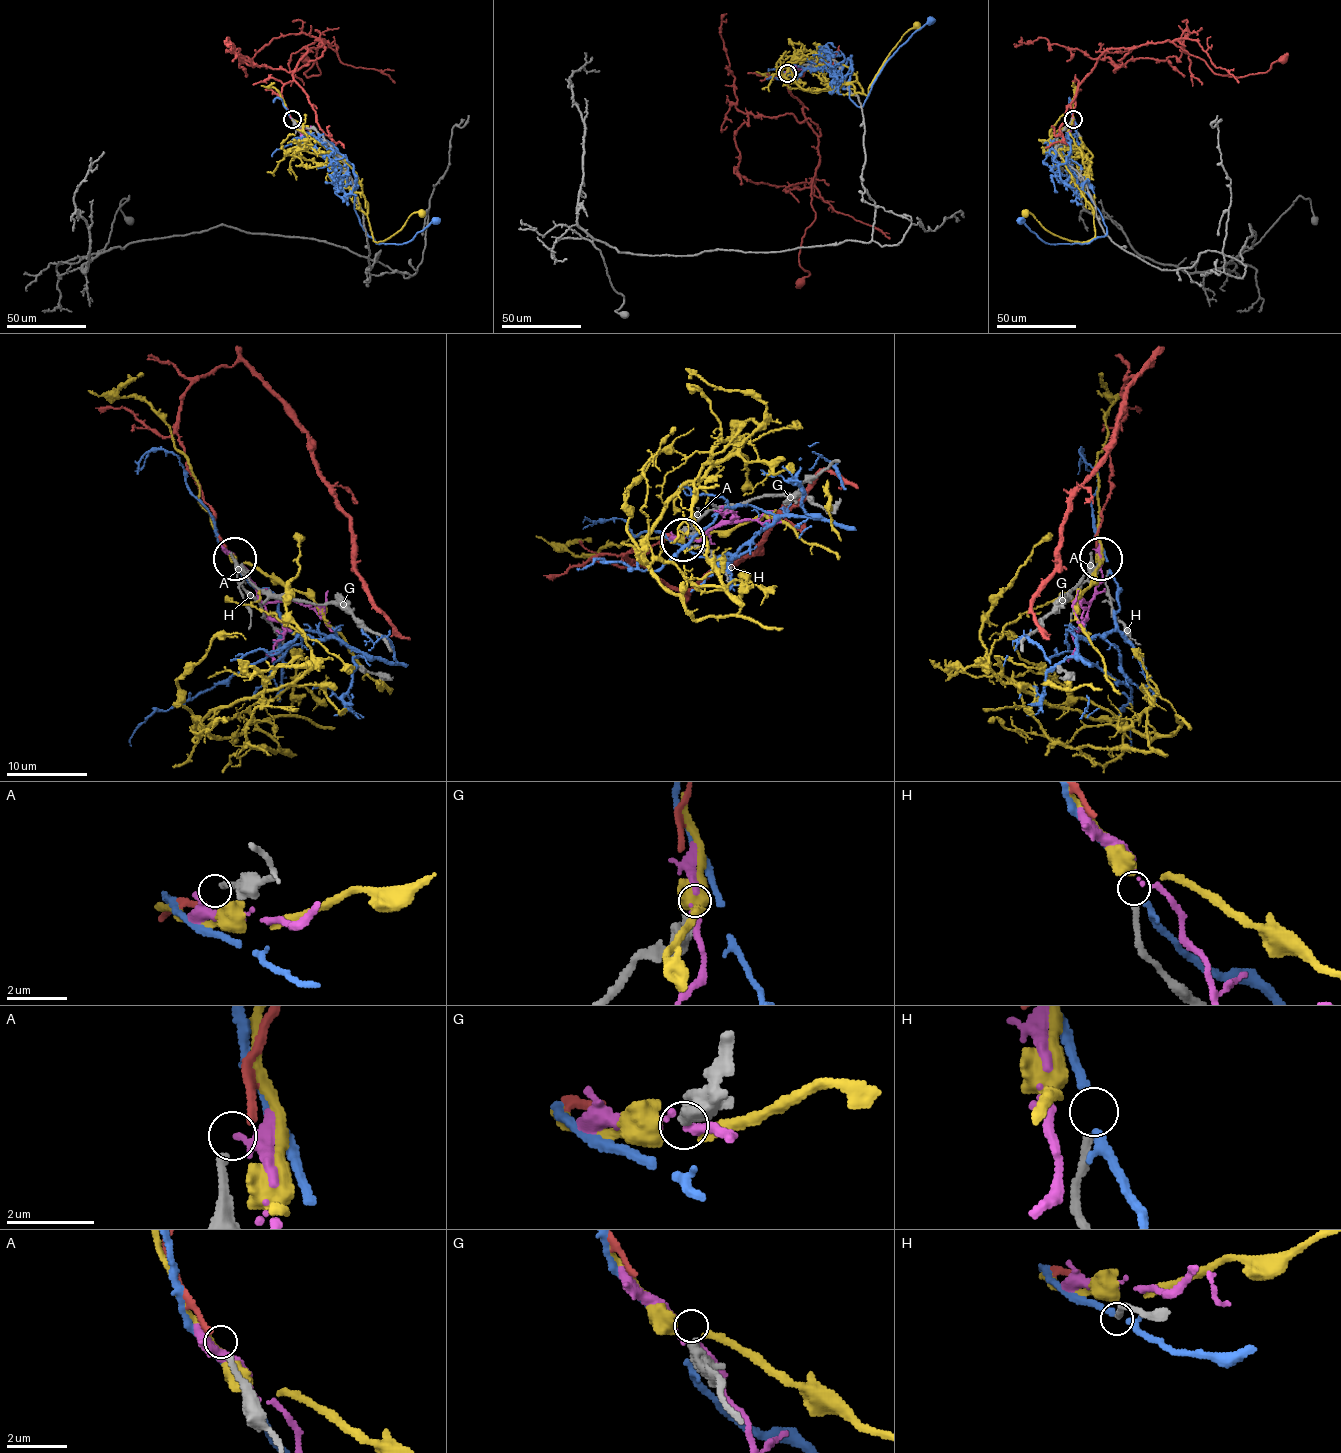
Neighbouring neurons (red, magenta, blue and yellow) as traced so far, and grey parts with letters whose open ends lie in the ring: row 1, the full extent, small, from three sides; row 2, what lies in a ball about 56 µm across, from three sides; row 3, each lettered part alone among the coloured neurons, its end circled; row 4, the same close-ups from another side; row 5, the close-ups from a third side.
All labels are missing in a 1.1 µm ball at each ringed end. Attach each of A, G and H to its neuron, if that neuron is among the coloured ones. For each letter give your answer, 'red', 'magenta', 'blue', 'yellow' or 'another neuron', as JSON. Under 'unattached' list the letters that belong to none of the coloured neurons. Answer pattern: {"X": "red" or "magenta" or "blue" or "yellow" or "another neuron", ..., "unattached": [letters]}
{"A": "red", "G": "another neuron", "H": "another neuron", "unattached": ["G", "H"]}

